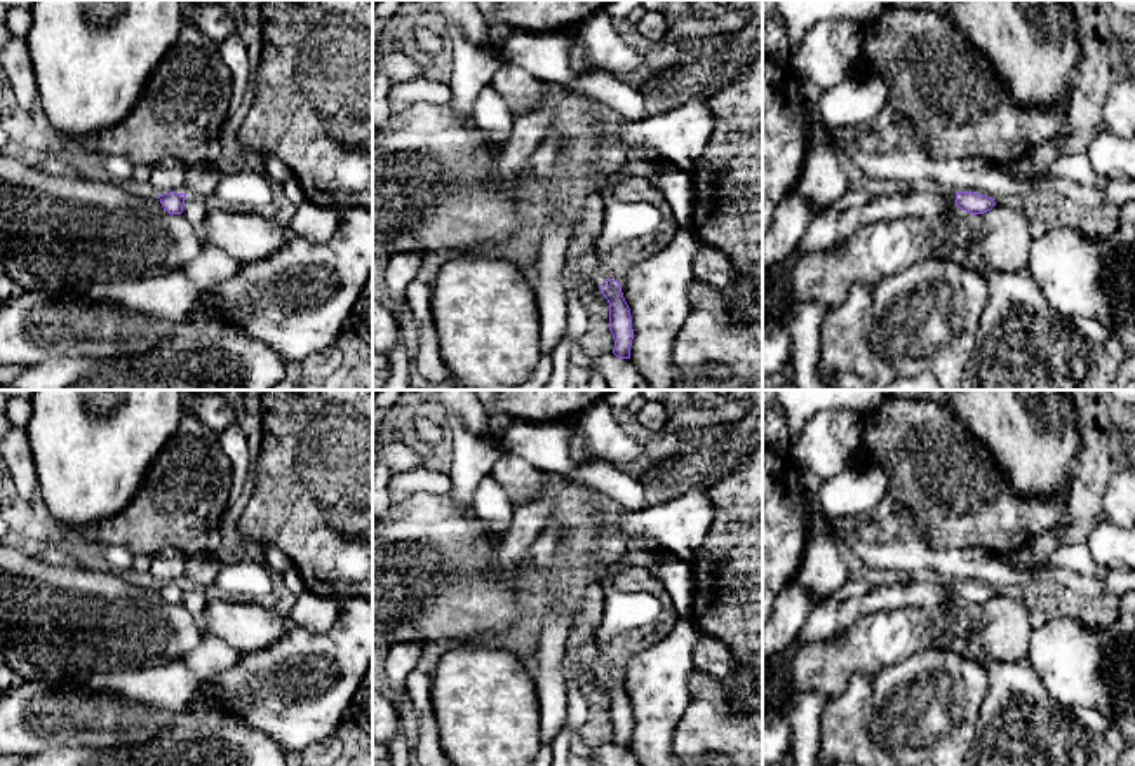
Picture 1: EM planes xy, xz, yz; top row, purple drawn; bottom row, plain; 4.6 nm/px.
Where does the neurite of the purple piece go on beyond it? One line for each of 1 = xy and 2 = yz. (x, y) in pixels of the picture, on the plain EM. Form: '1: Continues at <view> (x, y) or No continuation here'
1: No continuation here
2: No continuation here

